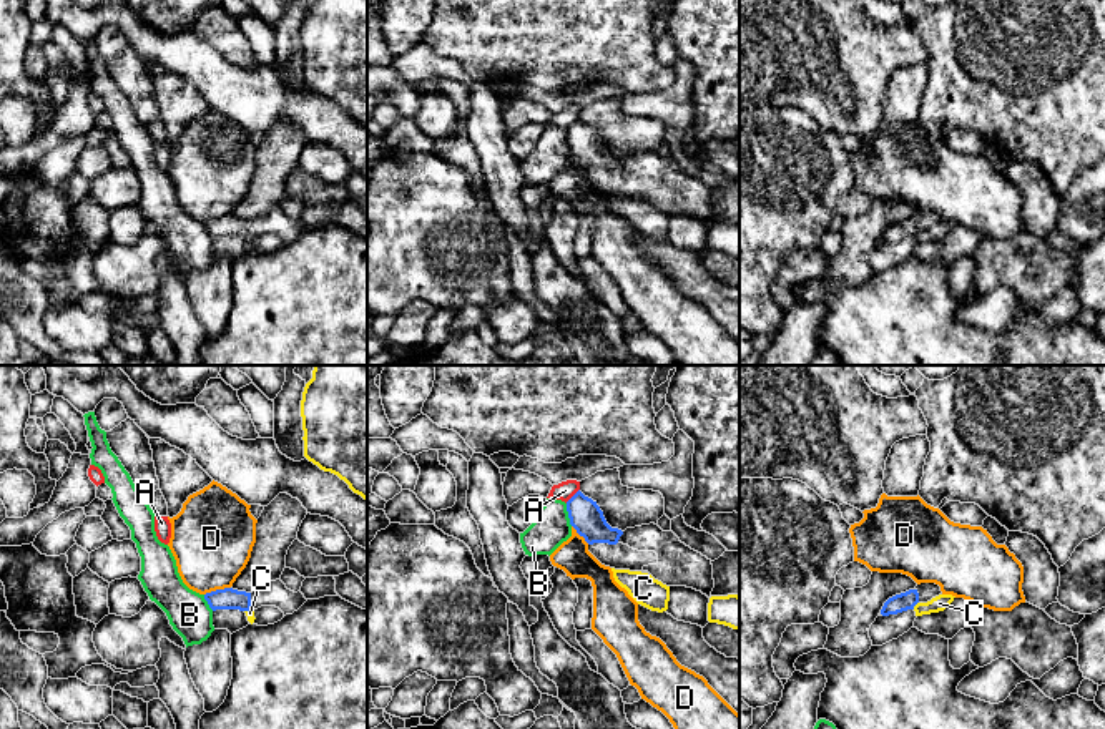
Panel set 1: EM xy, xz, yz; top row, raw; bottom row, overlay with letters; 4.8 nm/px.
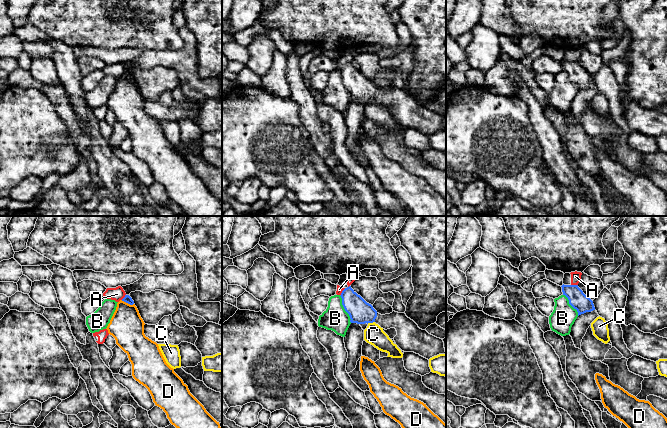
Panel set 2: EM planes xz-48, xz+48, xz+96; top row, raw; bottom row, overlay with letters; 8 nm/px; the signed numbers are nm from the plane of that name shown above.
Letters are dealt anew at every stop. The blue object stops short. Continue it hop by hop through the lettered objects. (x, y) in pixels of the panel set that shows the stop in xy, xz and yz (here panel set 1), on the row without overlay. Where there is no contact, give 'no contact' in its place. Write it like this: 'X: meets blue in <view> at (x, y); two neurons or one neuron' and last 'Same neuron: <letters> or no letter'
A: meets blue in xz at (574, 123); two neurons
B: meets blue in xz at (569, 143); two neurons
C: meets blue in yz at (916, 231); two neurons
D: meets blue in xy at (216, 218); two neurons
Same neuron: no letter

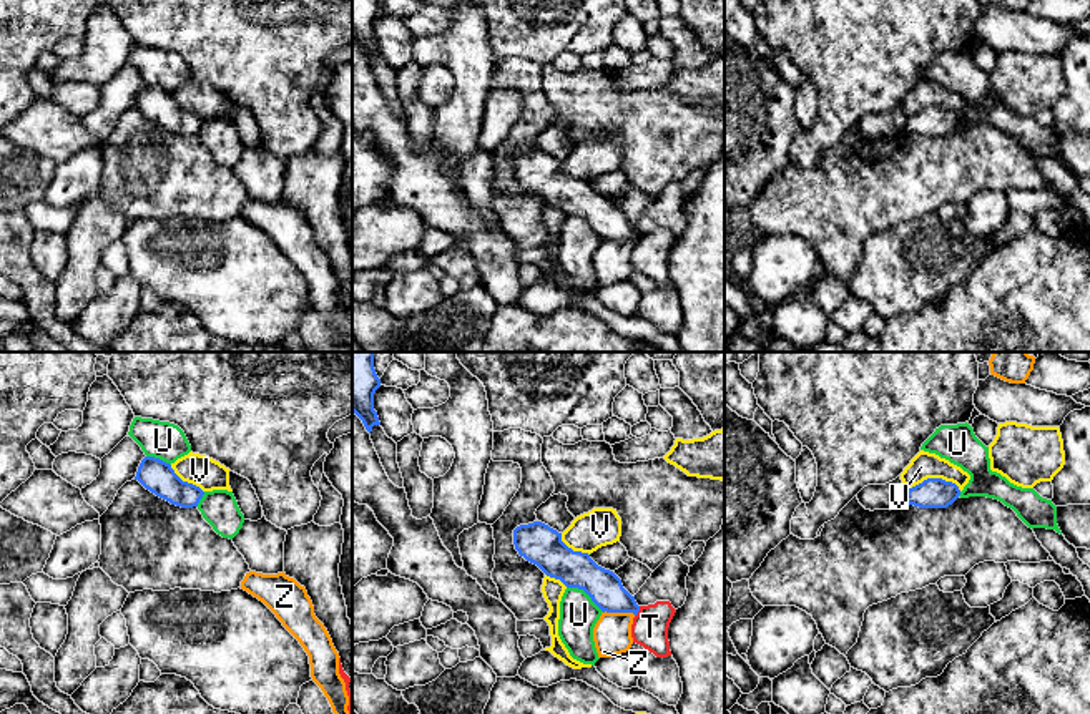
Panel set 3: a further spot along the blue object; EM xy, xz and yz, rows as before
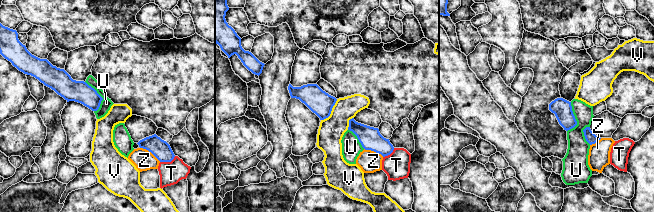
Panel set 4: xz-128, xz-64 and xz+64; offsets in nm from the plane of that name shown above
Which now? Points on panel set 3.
T: meets blue in xz at (638, 238); two neurons
U: meets blue in xz at (585, 220); two neurons
V: meets blue in yz at (934, 107); two neurons
Z: meets blue in xz at (620, 239); one neuron
Same neuron: Z

